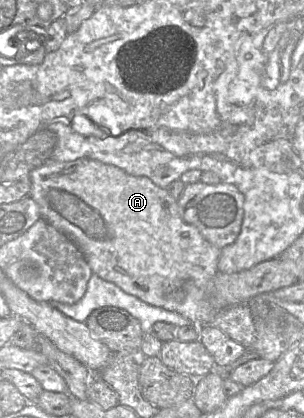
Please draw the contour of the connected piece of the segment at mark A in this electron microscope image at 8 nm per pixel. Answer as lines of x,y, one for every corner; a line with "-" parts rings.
49,158
41,166
34,168
30,172
30,179
30,196
38,204
41,217
54,228
68,236
80,248
94,274
106,281
114,283
124,292
137,297
147,304
177,312
187,318
191,324
200,327
209,324
217,312
220,311
216,310
209,302
207,287
218,273
218,261
221,255
221,249
208,242
195,226
186,223
182,219
178,200
173,198
166,189
157,186
145,176
133,176
114,165
104,164
90,158
80,158
66,162

